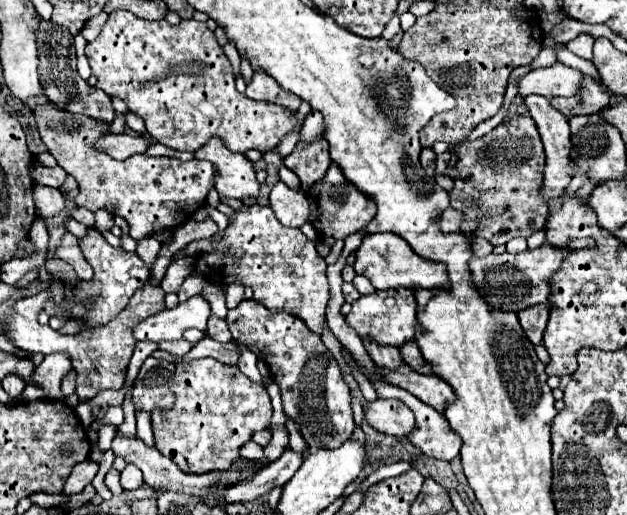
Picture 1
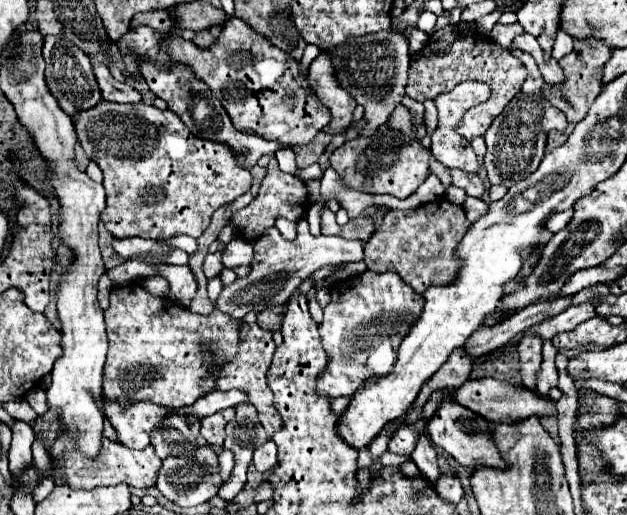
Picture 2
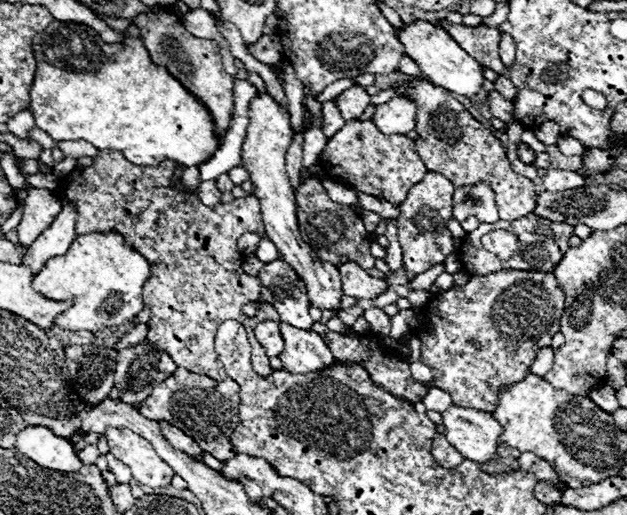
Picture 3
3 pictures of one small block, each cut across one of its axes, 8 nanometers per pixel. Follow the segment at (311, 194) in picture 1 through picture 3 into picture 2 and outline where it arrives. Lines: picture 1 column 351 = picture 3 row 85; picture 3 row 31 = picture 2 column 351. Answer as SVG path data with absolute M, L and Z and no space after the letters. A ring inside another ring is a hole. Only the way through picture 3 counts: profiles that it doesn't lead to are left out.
M396 106L386 126L380 126L372 136L358 136L344 142L330 156L330 164L336 168L344 184L368 194L392 194L396 198L408 198L430 176L430 150L414 134L414 114L404 106Z

